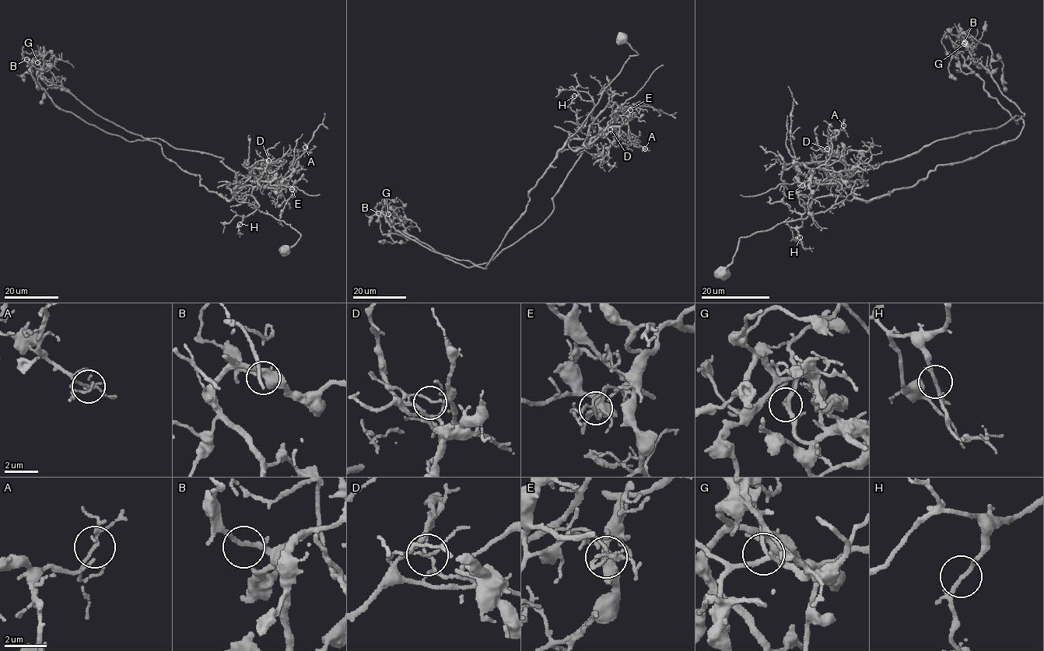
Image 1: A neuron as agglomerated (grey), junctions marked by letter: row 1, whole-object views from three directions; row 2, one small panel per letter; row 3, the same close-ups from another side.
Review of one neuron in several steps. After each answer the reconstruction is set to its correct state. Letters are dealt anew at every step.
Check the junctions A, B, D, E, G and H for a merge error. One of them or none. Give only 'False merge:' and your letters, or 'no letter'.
False merge: D

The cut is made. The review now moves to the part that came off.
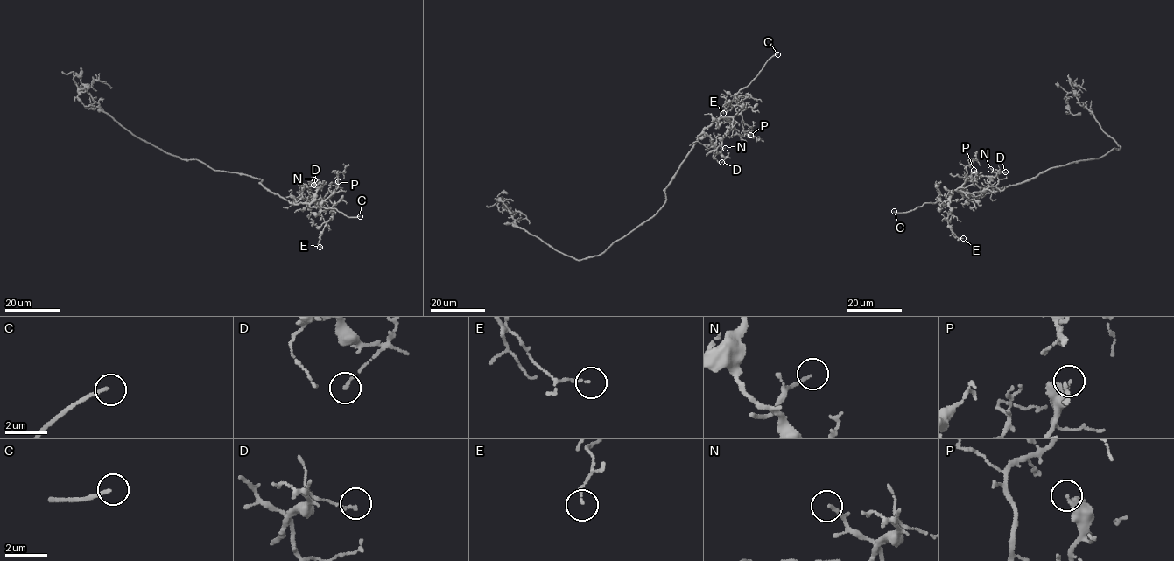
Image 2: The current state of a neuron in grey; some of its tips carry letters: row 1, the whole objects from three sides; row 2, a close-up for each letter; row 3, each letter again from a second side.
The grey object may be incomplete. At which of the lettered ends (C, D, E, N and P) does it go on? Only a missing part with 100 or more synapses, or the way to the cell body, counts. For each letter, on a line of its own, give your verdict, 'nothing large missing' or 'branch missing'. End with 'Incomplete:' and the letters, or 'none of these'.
C: branch missing
D: nothing large missing
E: nothing large missing
N: nothing large missing
P: nothing large missing
Incomplete: C

